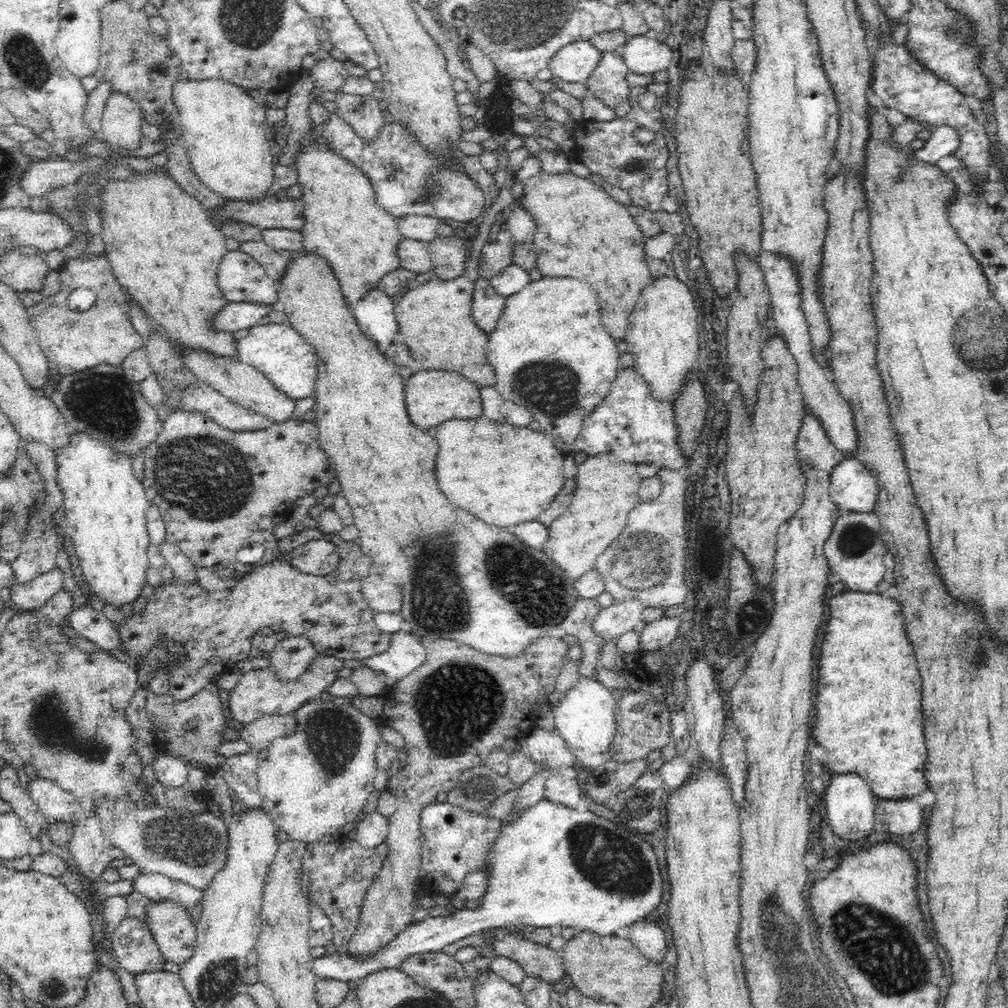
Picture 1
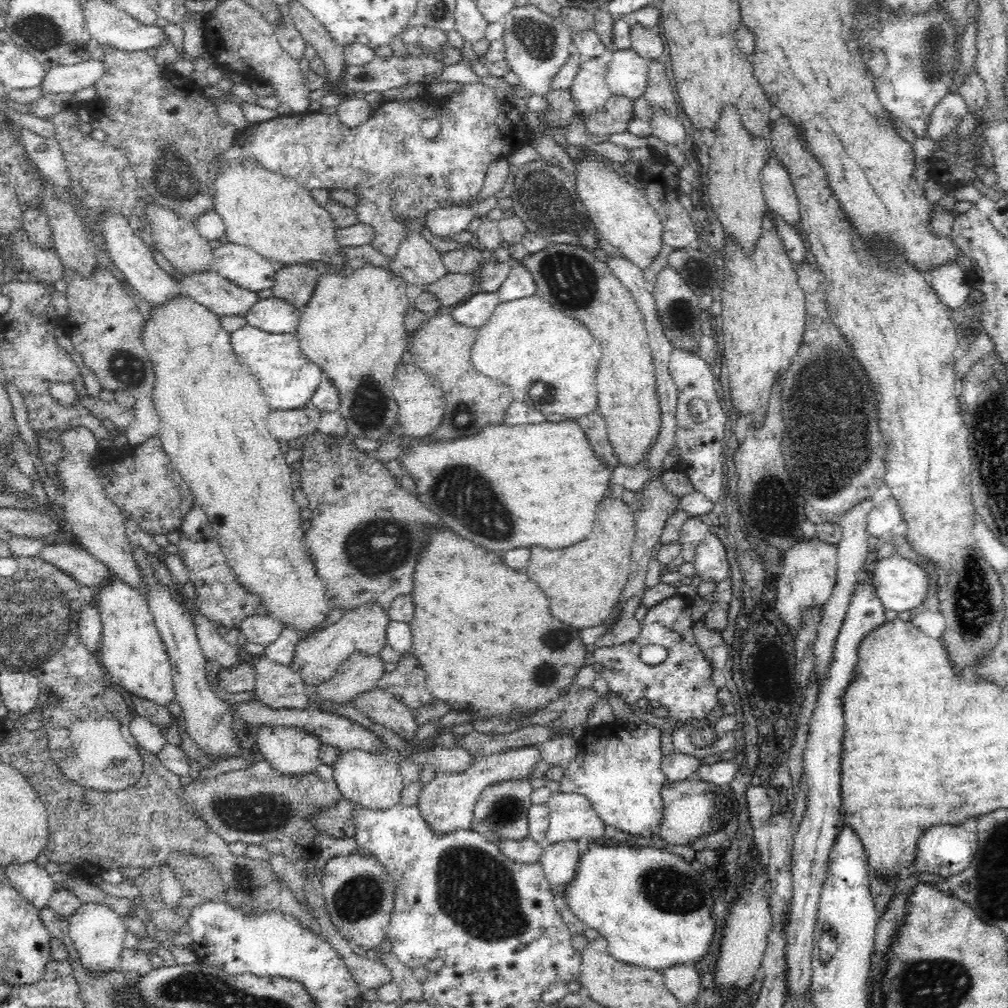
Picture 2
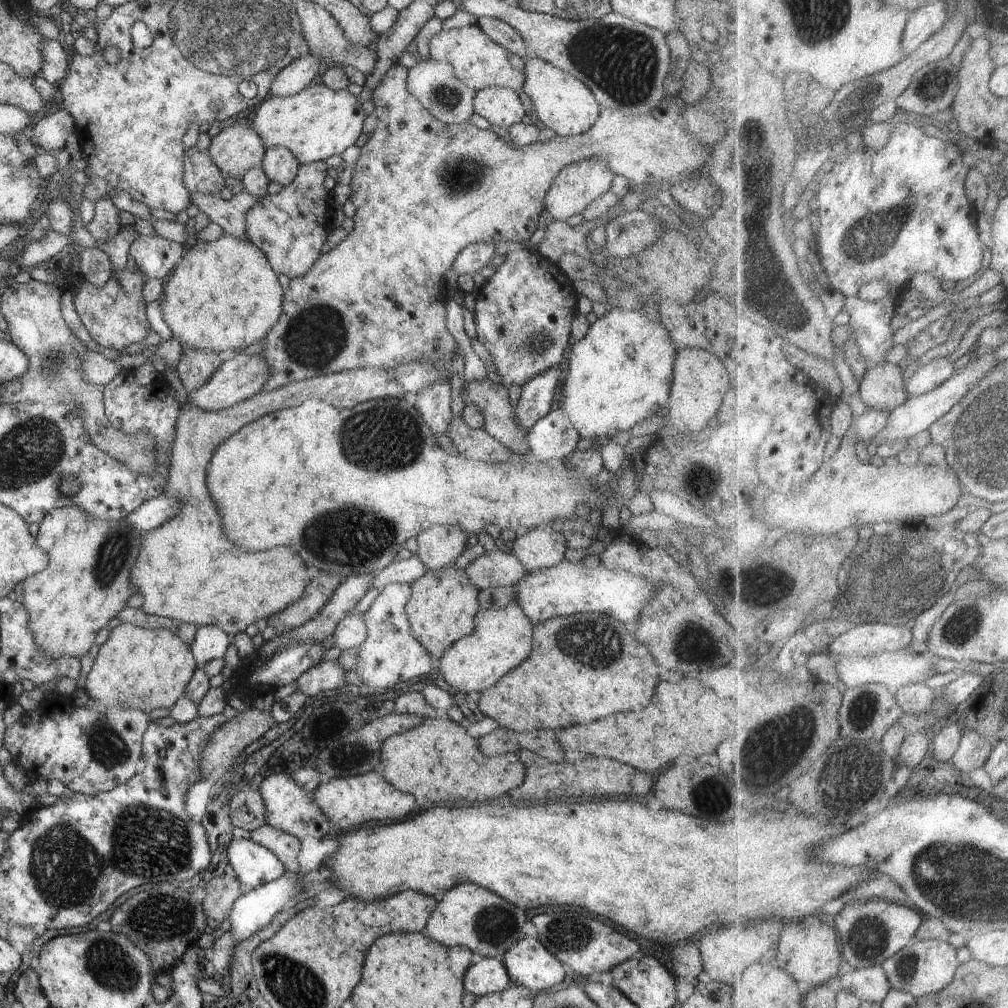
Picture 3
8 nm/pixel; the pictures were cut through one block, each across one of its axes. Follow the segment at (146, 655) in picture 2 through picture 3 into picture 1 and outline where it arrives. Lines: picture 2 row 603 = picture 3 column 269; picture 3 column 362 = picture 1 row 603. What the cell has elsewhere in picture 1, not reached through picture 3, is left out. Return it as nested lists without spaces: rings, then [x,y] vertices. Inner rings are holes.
[[[73,432],[70,436],[70,444],[68,448],[60,448],[55,452],[55,461],[57,464],[56,480],[59,482],[60,488],[64,491],[64,528],[66,530],[66,537],[69,539],[69,546],[72,554],[78,556],[80,566],[83,573],[83,579],[88,584],[92,592],[103,602],[114,605],[118,609],[122,604],[134,602],[138,595],[141,594],[142,588],[146,584],[146,570],[149,568],[148,547],[150,544],[150,537],[147,527],[147,520],[145,517],[147,508],[150,506],[151,501],[147,498],[143,483],[136,478],[134,470],[132,469],[132,457],[128,453],[117,452],[112,446],[99,442],[96,438],[91,438],[88,434],[81,434],[80,432]]]

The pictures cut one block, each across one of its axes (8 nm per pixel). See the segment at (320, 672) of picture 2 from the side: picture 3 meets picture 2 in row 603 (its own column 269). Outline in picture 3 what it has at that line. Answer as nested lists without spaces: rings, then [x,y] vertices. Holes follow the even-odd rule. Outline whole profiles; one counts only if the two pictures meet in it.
[[[235,353],[223,357],[223,363],[218,370],[212,374],[210,380],[207,380],[200,388],[188,393],[194,406],[206,412],[216,412],[230,408],[235,404],[244,402],[251,396],[260,393],[266,382],[270,380],[270,366],[262,358],[262,354],[248,355]]]

